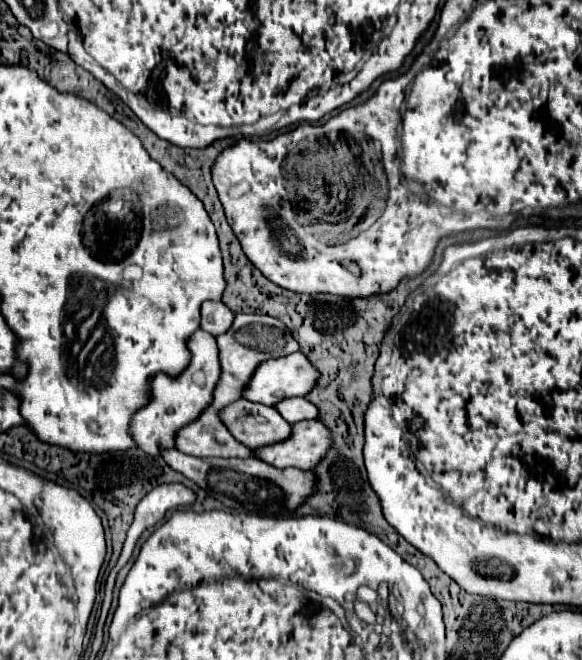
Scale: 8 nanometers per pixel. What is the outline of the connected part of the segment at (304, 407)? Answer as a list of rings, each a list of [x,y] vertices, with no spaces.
[[[301,397],[295,399],[283,399],[283,403],[275,405],[277,411],[283,415],[283,419],[287,419],[289,423],[297,423],[303,419],[317,419],[319,417],[319,409]]]

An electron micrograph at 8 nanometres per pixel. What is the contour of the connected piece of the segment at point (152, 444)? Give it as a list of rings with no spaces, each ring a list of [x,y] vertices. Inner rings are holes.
[[[195,331],[195,337],[191,337],[191,363],[179,379],[167,379],[167,375],[157,375],[151,381],[151,403],[137,411],[133,415],[131,433],[135,435],[135,441],[139,443],[139,449],[145,453],[157,457],[165,449],[175,447],[177,431],[195,419],[213,403],[213,389],[221,377],[221,365],[219,365],[219,347],[217,339],[207,331]]]

